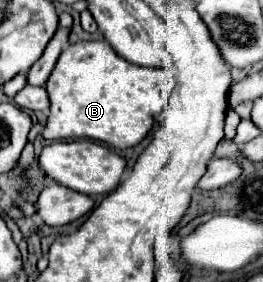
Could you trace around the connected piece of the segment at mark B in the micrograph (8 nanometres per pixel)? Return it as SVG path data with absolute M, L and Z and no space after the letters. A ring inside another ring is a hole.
M81 40L61 52L45 88L51 100L45 138L91 138L125 150L137 146L153 128L155 116L163 112L175 88L175 78L167 70L127 62L105 40Z

